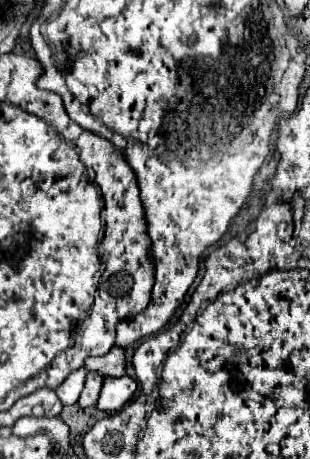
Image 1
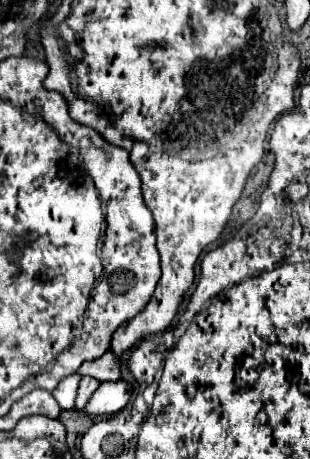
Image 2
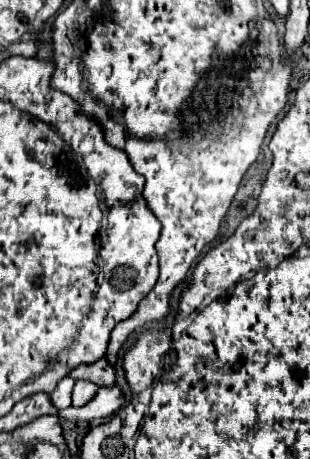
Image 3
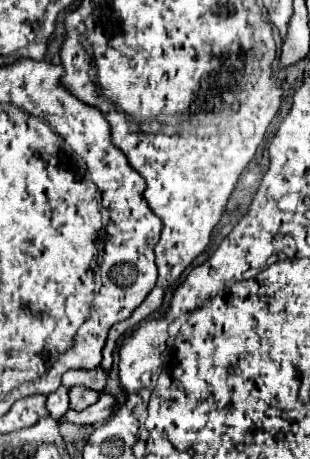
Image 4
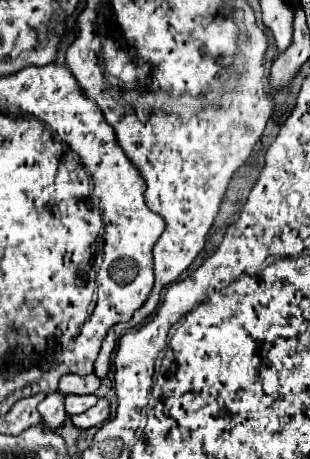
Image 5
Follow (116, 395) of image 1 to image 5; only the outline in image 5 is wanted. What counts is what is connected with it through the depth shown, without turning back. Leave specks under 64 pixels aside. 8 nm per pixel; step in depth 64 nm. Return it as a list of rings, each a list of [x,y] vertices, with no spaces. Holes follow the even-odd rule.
[[[100,398],[96,406],[92,406],[88,412],[82,412],[82,414],[76,414],[76,416],[70,416],[70,420],[74,422],[74,426],[86,430],[90,426],[98,426],[102,422],[106,422],[110,416],[110,402],[106,398]]]

